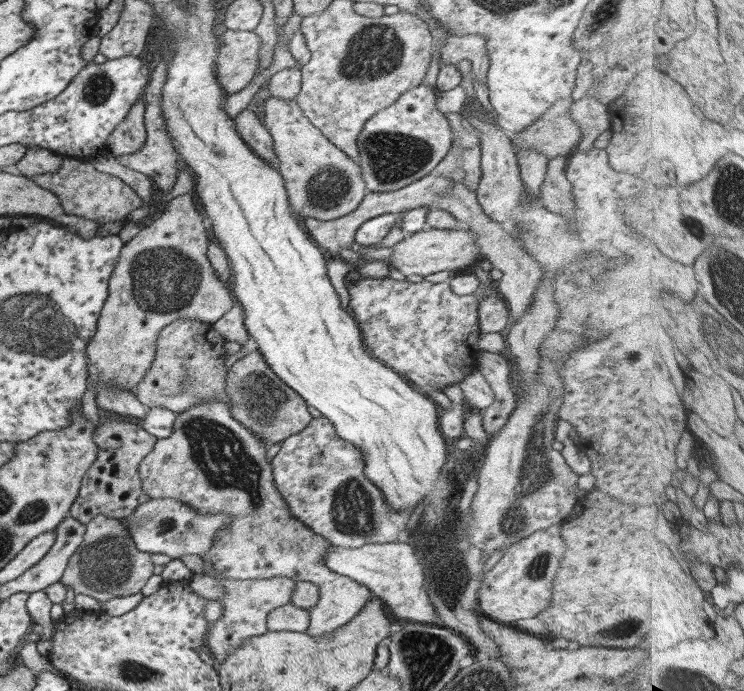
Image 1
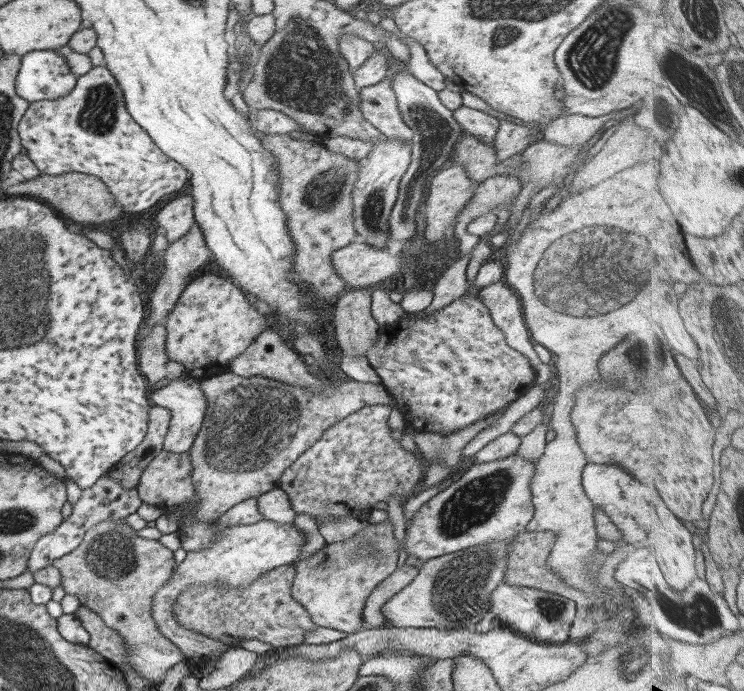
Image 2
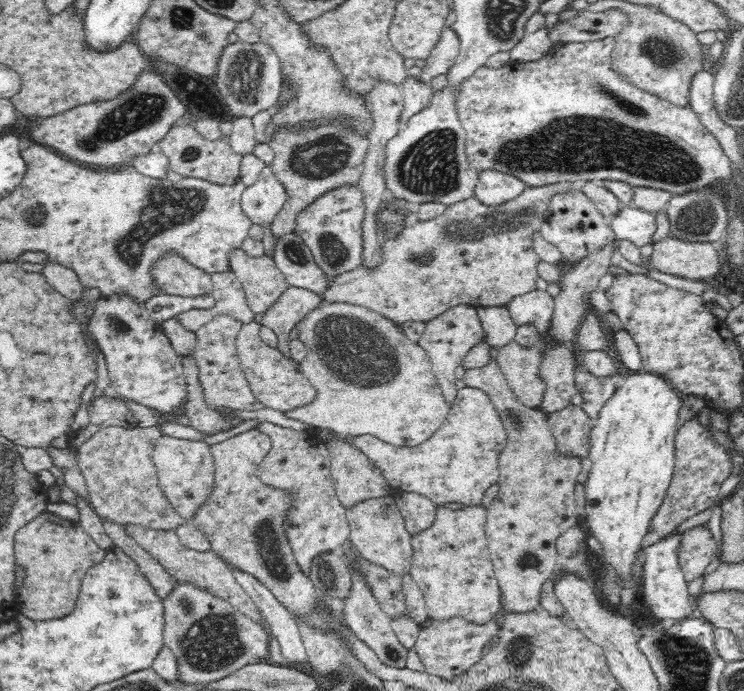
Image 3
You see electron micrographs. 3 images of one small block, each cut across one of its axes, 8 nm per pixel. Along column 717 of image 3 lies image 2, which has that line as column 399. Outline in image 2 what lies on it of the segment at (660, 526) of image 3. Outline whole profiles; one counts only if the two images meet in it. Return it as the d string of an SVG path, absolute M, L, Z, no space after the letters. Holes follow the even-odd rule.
M371 404L339 420L283 471L278 487L285 492L294 514L307 514L319 526L332 519L359 518L357 512L370 512L377 502L389 502L391 494L401 503L414 495L426 462L418 452L407 451L391 437L387 426L391 408Z

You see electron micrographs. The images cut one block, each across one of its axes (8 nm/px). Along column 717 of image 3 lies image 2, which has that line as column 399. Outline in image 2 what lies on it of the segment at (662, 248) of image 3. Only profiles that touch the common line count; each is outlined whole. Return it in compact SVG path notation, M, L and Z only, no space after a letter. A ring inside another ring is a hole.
M349 243L331 254L333 271L343 280L345 289L363 289L386 278L392 279L398 276L403 268L403 256L400 252L391 254L387 247L376 249L367 243Z

